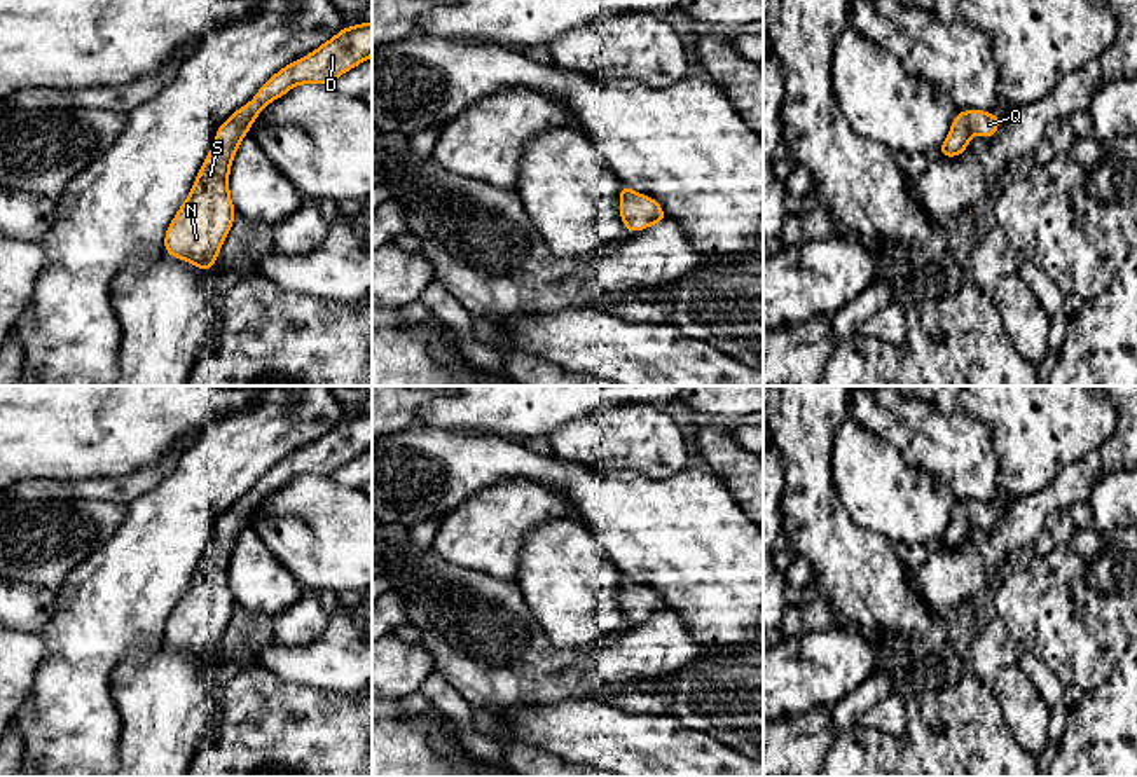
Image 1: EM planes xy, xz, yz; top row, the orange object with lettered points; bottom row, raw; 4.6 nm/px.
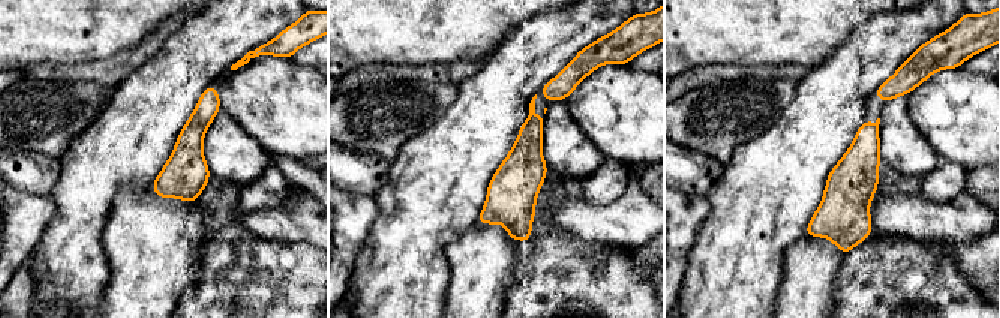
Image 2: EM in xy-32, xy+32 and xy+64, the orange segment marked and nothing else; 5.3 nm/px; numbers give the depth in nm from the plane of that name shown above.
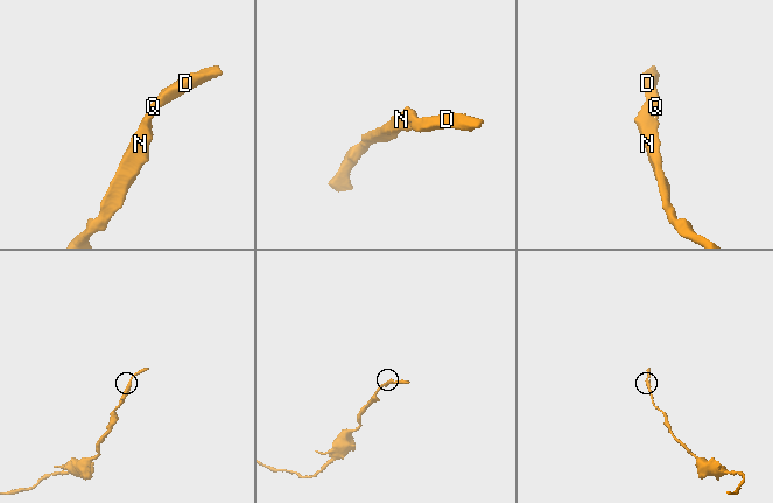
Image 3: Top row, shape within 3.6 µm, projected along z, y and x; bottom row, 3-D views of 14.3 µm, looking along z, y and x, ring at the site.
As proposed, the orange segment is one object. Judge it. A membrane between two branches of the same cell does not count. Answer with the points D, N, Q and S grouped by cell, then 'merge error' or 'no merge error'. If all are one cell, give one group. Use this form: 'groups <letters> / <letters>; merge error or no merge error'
groups D N Q S; no merge error

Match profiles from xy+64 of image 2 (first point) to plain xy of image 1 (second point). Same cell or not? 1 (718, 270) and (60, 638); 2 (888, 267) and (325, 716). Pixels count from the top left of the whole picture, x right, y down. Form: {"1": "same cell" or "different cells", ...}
{"1": "same cell", "2": "same cell"}

